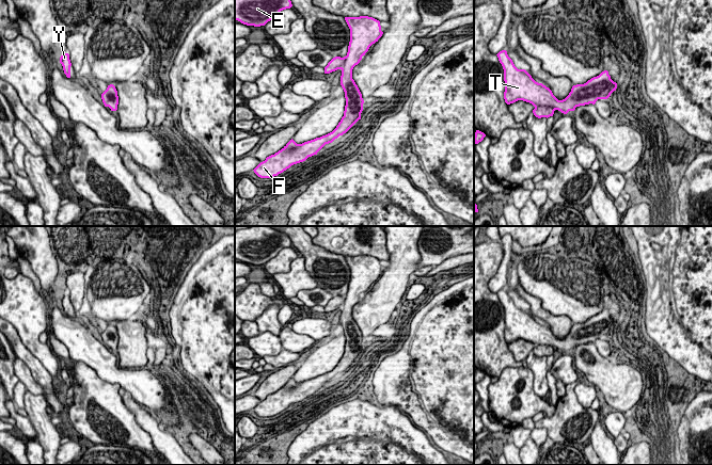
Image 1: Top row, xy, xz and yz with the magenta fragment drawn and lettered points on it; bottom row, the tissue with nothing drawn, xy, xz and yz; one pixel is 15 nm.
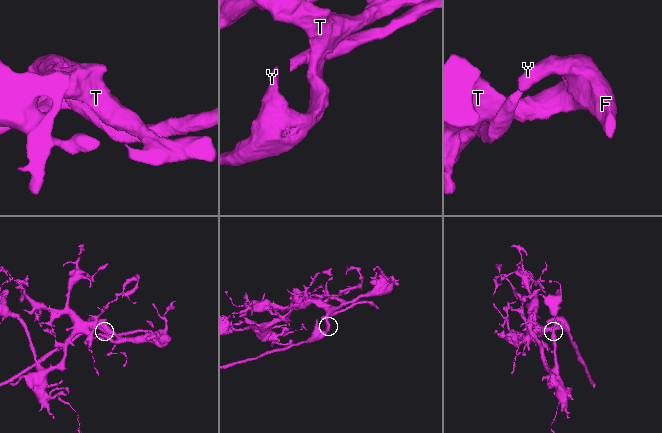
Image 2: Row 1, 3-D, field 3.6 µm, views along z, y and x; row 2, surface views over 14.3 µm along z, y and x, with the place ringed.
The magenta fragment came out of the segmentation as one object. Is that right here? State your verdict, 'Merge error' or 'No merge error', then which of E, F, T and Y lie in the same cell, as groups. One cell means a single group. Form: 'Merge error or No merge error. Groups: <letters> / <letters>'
No merge error. Groups: E F T Y

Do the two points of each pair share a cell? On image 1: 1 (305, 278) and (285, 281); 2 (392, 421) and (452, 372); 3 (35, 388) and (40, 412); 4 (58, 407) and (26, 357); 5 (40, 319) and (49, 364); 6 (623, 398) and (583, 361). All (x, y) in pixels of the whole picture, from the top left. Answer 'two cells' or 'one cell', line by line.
1: one cell
2: two cells
3: two cells
4: one cell
5: one cell
6: one cell

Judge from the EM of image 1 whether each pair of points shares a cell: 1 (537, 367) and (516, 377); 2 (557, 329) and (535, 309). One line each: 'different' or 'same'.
1: different
2: same

